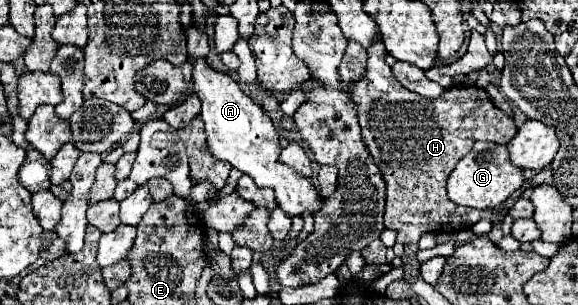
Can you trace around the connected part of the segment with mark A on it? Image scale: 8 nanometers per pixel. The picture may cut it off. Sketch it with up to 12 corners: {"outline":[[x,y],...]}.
{"outline":[[204,59],[192,87],[208,151],[270,187],[286,215],[316,213],[314,185],[280,163],[278,131]]}

